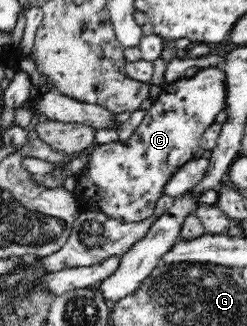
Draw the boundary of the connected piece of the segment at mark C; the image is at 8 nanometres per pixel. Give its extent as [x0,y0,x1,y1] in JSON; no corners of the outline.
[74,66,224,223]

